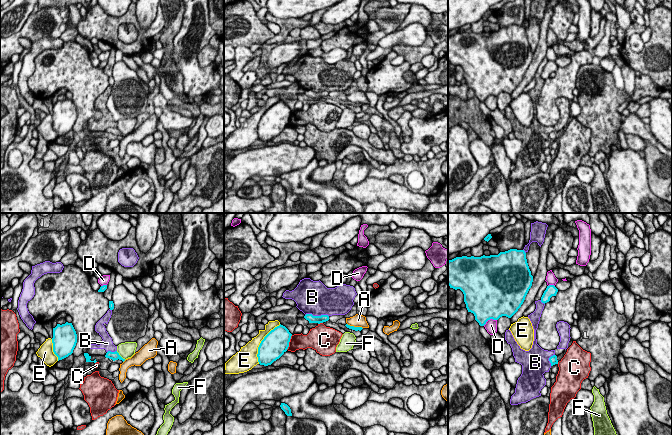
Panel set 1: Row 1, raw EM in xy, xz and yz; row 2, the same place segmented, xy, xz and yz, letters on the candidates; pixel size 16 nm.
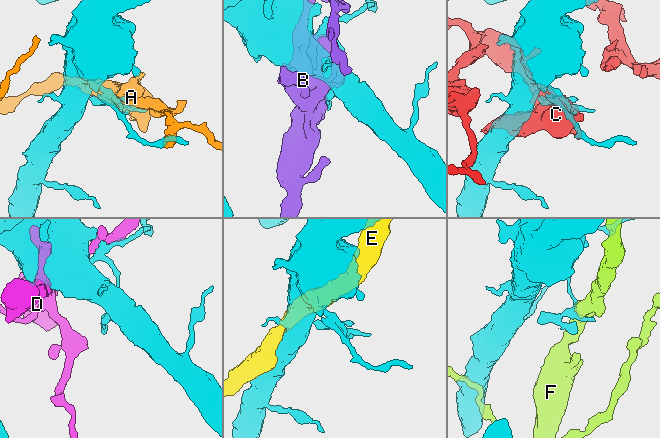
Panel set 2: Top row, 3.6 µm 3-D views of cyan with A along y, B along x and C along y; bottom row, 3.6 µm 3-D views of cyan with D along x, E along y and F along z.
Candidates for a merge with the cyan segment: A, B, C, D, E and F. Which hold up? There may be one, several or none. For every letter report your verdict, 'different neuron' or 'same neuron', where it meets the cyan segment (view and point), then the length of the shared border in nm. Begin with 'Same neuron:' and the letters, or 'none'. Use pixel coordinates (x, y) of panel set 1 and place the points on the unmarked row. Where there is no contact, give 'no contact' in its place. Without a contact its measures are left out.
Same neuron: none
A: different neuron; meets cyan in xz at (355, 103); contact 260 nm long
B: different neuron; meets cyan in xz at (317, 92); contact 380 nm long
C: different neuron; meets cyan in xz at (289, 117); contact 260 nm long
D: different neuron; meets cyan in yz at (489, 95); contact 240 nm long
E: different neuron; meets cyan in xz at (261, 118); contact 750 nm long
F: different neuron; meets cyan in xy at (120, 132); contact 200 nm long

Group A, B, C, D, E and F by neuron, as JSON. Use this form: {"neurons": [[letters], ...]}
{"neurons": [["A"], ["B"], ["C"], ["D"], ["E"], ["F"]]}

